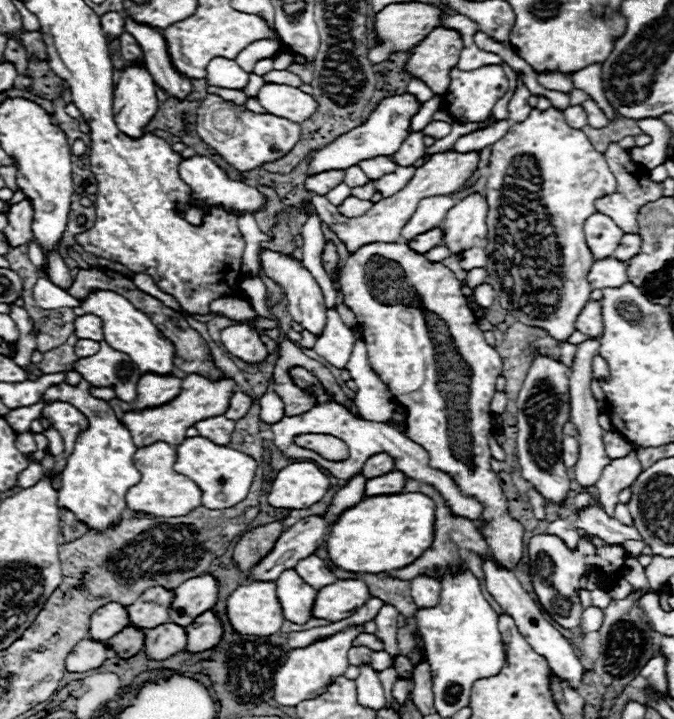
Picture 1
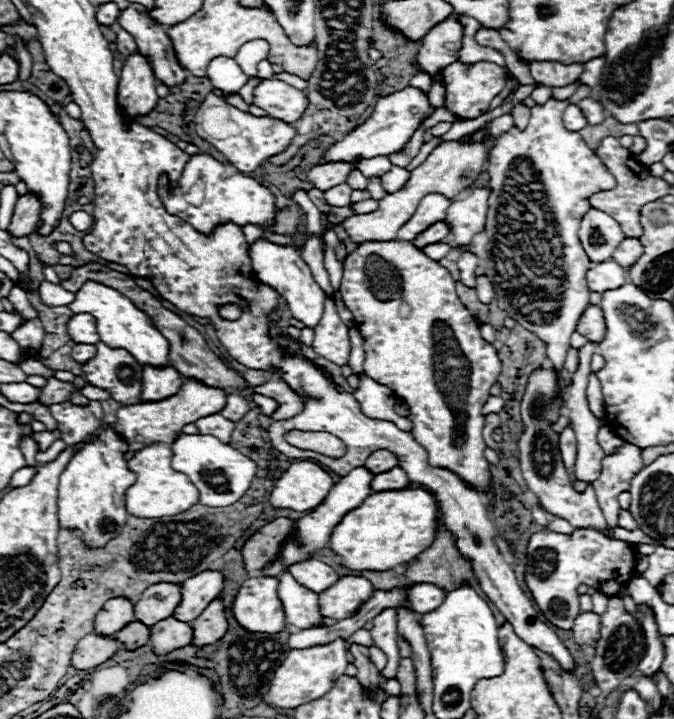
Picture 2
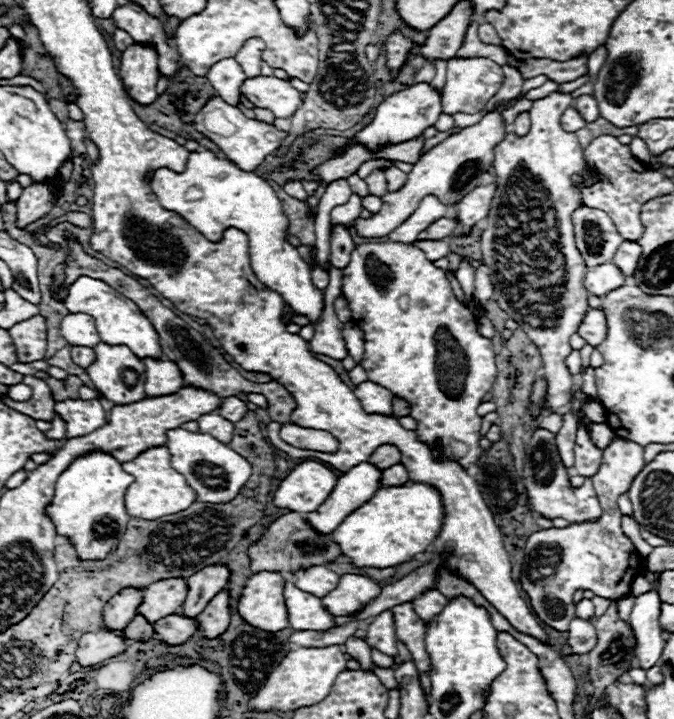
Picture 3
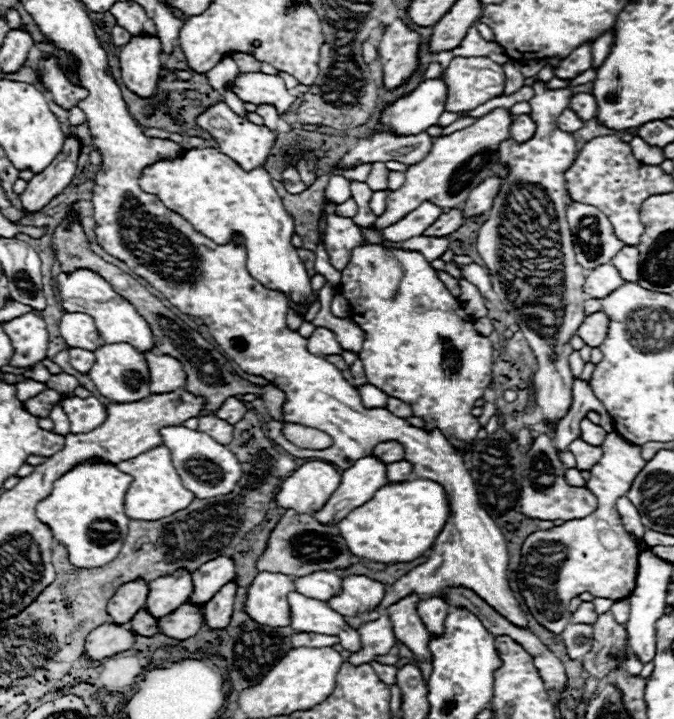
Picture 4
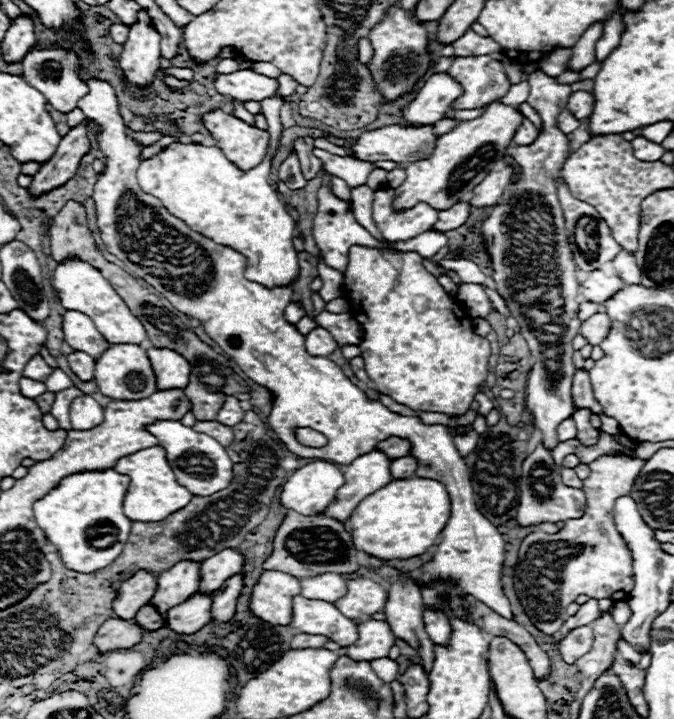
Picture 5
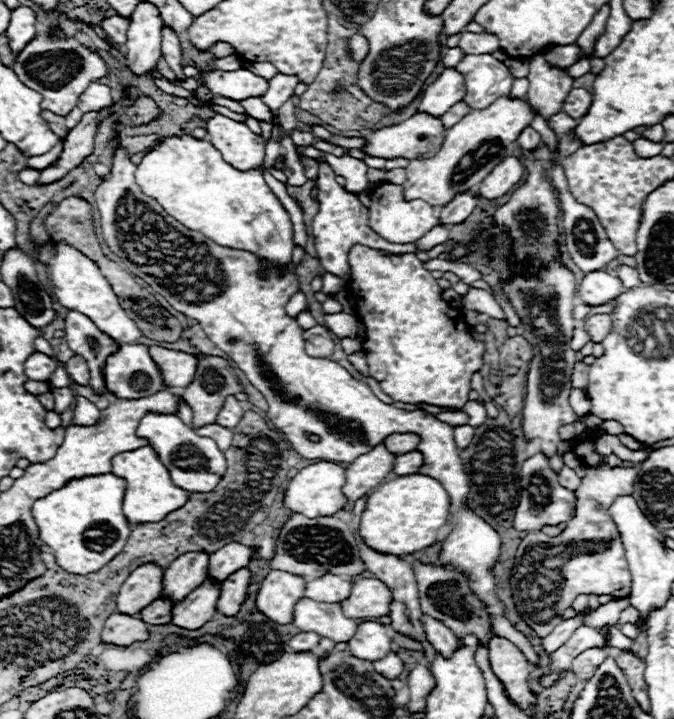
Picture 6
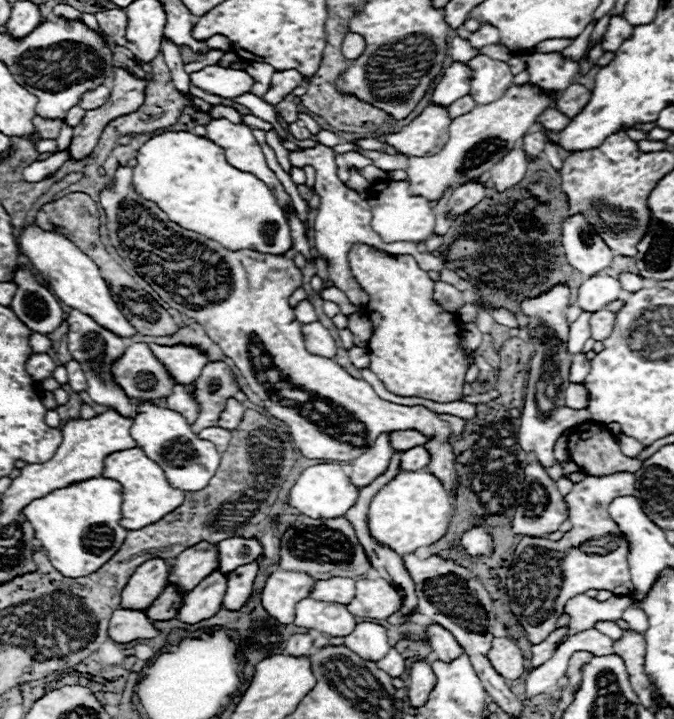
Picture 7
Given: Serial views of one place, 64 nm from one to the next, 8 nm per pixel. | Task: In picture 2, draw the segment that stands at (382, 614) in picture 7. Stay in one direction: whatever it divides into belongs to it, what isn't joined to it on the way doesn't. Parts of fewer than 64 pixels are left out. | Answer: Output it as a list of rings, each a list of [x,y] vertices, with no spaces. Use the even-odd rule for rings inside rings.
[[[344,576],[328,590],[320,592],[320,614],[324,618],[344,620],[354,614],[374,594],[372,584],[360,576]]]

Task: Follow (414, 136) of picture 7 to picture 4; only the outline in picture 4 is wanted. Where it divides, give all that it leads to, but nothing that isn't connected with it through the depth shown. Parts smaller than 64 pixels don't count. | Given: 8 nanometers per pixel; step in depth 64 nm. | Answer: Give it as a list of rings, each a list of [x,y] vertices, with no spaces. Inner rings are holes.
[[[380,132],[360,138],[358,144],[350,152],[346,152],[336,166],[348,170],[366,162],[372,164],[388,160],[398,160],[410,166],[420,162],[430,148],[432,148],[432,138],[426,132],[414,136],[394,136],[390,132]]]

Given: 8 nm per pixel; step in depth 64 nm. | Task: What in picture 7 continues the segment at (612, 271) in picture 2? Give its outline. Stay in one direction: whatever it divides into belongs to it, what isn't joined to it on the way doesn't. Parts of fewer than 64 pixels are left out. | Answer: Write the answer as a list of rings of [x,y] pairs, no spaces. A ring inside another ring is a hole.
[[[594,274],[578,288],[578,306],[588,312],[598,312],[608,302],[620,300],[622,296],[624,290],[616,278],[606,274]]]

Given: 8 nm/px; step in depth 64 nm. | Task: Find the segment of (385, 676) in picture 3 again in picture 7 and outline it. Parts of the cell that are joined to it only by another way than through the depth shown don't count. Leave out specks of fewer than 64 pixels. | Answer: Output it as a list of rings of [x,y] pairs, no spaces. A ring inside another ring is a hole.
[[[390,648],[388,654],[386,654],[382,660],[378,660],[376,664],[378,664],[386,674],[390,674],[392,678],[402,676],[404,670],[406,670],[406,666],[404,666],[404,658],[396,652],[396,648]]]

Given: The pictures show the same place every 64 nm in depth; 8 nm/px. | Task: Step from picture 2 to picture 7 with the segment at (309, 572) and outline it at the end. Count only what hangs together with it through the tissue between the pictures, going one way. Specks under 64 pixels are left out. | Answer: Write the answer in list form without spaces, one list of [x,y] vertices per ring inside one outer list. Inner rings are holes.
[[[328,578],[328,580],[316,580],[314,588],[310,590],[310,598],[320,598],[326,602],[338,602],[348,604],[354,596],[354,578]]]

